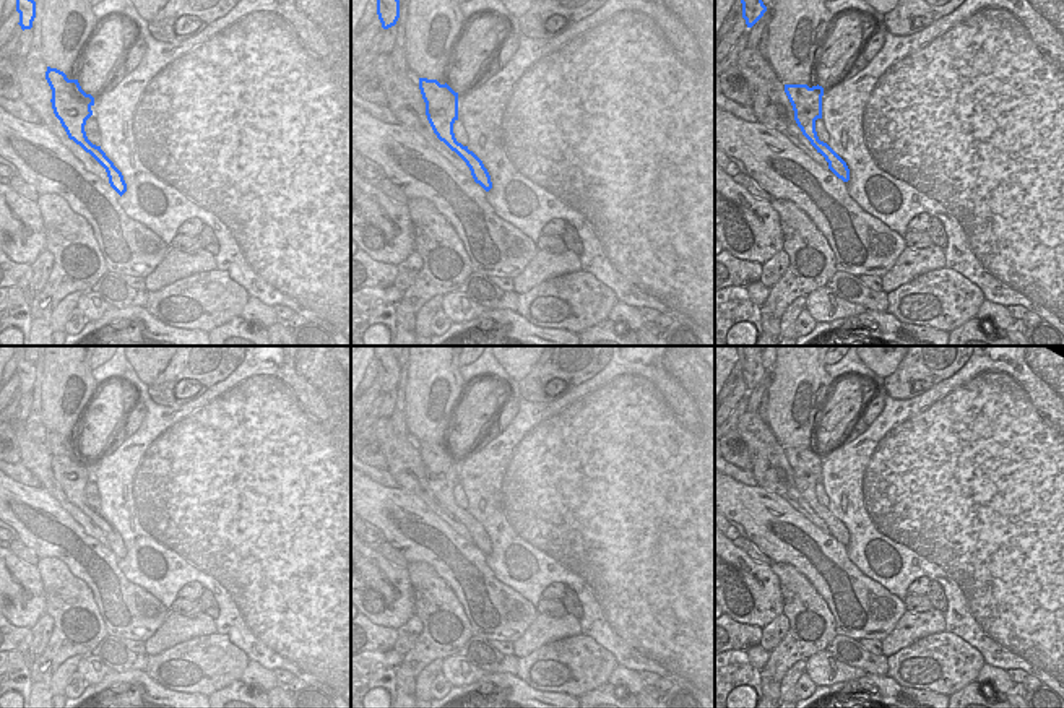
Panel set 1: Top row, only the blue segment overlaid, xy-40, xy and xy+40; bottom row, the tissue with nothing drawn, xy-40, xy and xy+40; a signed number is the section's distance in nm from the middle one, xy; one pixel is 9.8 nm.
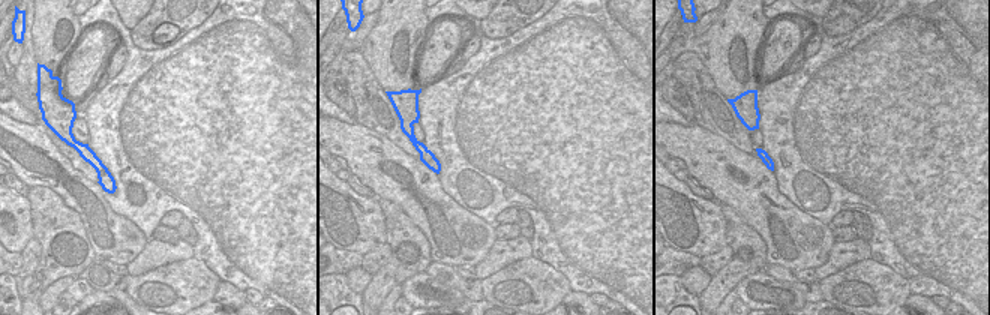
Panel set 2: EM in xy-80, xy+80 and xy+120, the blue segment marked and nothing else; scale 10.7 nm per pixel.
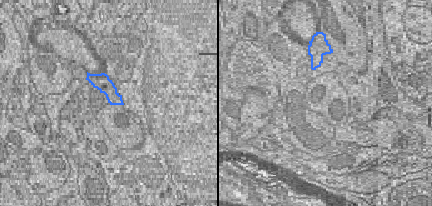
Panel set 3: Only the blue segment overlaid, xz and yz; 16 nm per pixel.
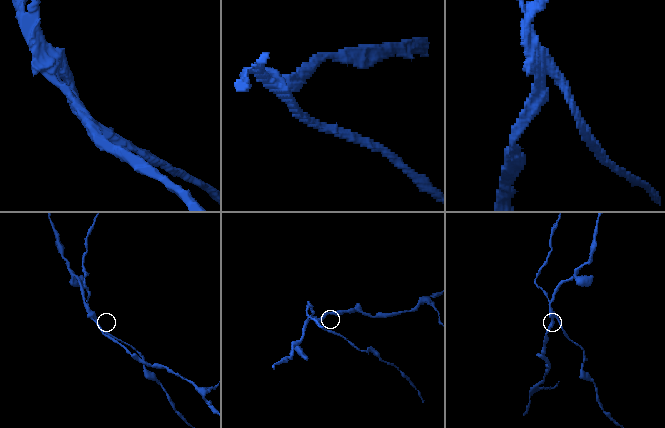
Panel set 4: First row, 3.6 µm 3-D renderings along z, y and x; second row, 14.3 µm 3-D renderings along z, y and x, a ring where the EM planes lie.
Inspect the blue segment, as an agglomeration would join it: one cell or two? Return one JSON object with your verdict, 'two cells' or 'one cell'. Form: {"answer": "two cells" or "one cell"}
{"answer": "two cells"}

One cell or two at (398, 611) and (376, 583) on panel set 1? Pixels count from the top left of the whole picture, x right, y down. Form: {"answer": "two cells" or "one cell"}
{"answer": "one cell"}

